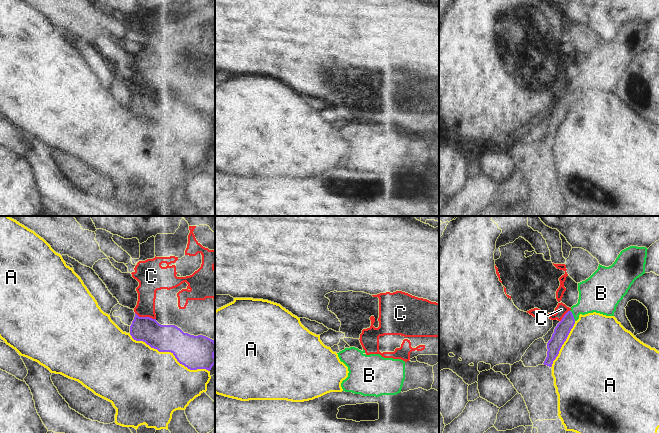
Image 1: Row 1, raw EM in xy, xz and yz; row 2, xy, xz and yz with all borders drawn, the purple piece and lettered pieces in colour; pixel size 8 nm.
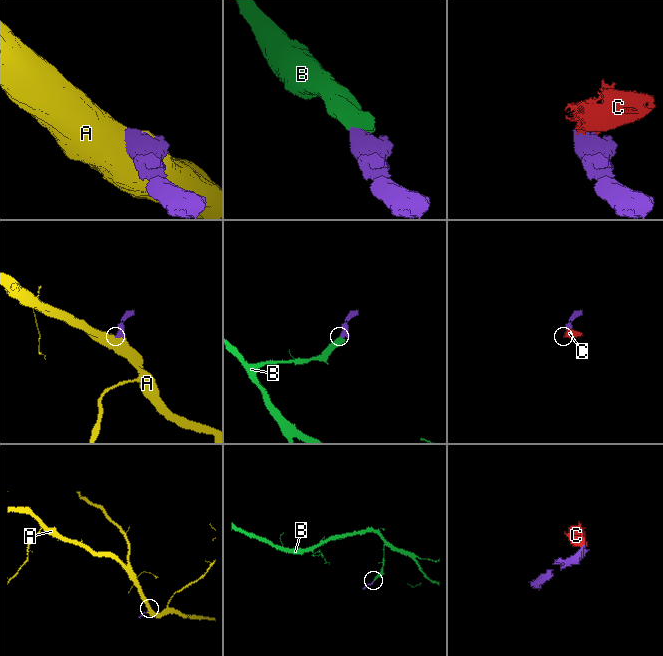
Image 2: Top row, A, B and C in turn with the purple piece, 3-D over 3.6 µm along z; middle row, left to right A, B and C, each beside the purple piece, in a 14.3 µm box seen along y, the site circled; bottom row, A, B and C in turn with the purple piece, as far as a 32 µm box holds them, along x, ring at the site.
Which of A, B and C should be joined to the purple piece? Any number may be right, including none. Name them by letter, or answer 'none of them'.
B.

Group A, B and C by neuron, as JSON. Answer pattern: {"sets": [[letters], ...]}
{"sets": [["A"], ["B"], ["C"]]}

